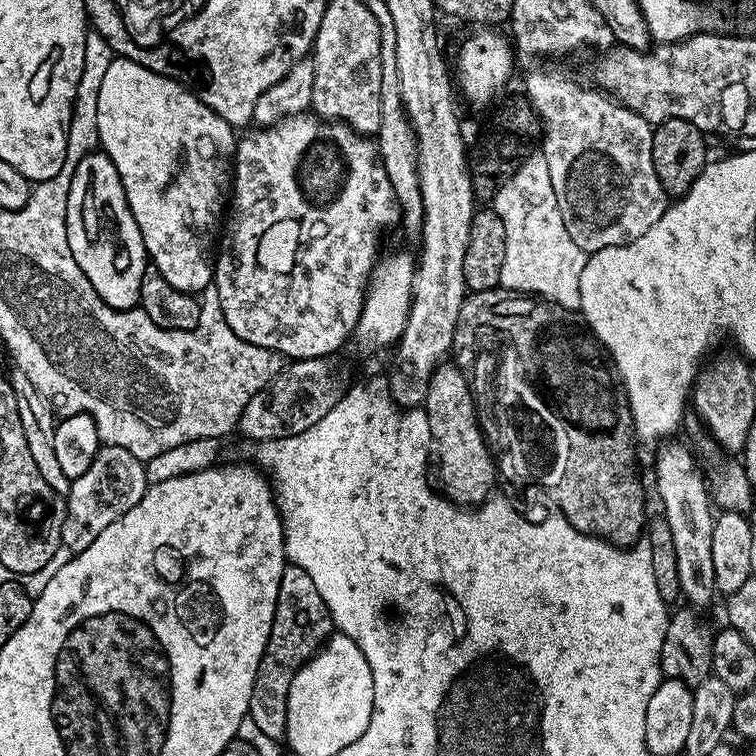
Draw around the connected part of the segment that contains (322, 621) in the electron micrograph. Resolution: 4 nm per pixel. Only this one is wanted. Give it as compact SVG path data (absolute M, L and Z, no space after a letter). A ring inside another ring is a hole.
M285 563L282 582L278 586L278 602L274 610L274 622L258 674L254 678L252 697L248 707L247 719L268 740L284 740L286 734L286 698L290 694L290 682L294 674L308 660L312 659L326 641L333 635L334 625L322 594L314 586L314 578L298 566Z

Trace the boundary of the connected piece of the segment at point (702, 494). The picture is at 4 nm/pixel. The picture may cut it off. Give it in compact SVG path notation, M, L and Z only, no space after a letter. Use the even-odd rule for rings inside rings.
M664 442L656 456L656 492L664 507L663 519L669 524L674 538L675 557L681 593L692 600L708 600L717 591L714 557L710 551L710 538L714 523L714 504L710 499L710 486L700 473L696 460L680 444Z

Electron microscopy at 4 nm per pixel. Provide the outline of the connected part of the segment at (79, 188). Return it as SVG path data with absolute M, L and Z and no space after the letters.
M102 150L87 152L74 170L70 194L66 198L66 238L75 249L92 283L111 304L137 307L144 268L150 264L142 234L126 202L118 166Z

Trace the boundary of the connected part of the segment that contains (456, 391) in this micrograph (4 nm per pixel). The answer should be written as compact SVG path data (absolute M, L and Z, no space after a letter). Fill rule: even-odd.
M445 362L437 368L430 378L428 393L422 405L430 418L430 430L435 447L440 452L440 480L444 486L443 493L453 504L461 506L479 506L493 495L492 483L498 477L498 469L493 453L488 447L488 441L484 439L484 433L480 431L478 409L476 401L472 398L472 388L468 385L468 378L461 372L455 363Z

